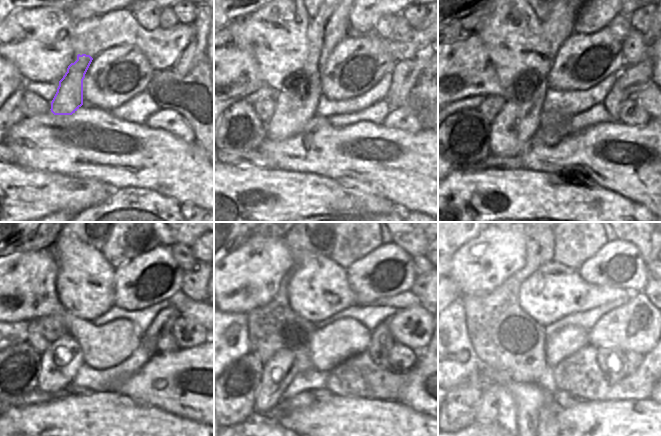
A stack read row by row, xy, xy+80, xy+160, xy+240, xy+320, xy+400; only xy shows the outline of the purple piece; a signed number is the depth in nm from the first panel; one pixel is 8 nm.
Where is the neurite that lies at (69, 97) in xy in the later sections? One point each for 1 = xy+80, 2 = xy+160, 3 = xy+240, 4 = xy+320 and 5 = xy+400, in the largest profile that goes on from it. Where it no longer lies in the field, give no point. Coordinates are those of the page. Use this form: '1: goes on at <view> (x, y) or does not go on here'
1: goes on at xy+80 (296, 103)
2: goes on at xy+160 (518, 121)
3: goes on at xy+240 (60, 362)
4: goes on at xy+320 (279, 371)
5: goes on at xy+400 (487, 414)

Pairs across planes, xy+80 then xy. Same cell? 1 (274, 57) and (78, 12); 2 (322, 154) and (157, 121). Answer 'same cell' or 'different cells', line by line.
1: different cells
2: different cells

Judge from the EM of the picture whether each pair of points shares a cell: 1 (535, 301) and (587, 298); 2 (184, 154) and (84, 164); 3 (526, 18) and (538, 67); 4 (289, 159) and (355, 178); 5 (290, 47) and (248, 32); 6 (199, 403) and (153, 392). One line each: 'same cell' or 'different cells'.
1: same cell
2: same cell
3: same cell
4: same cell
5: same cell
6: same cell

